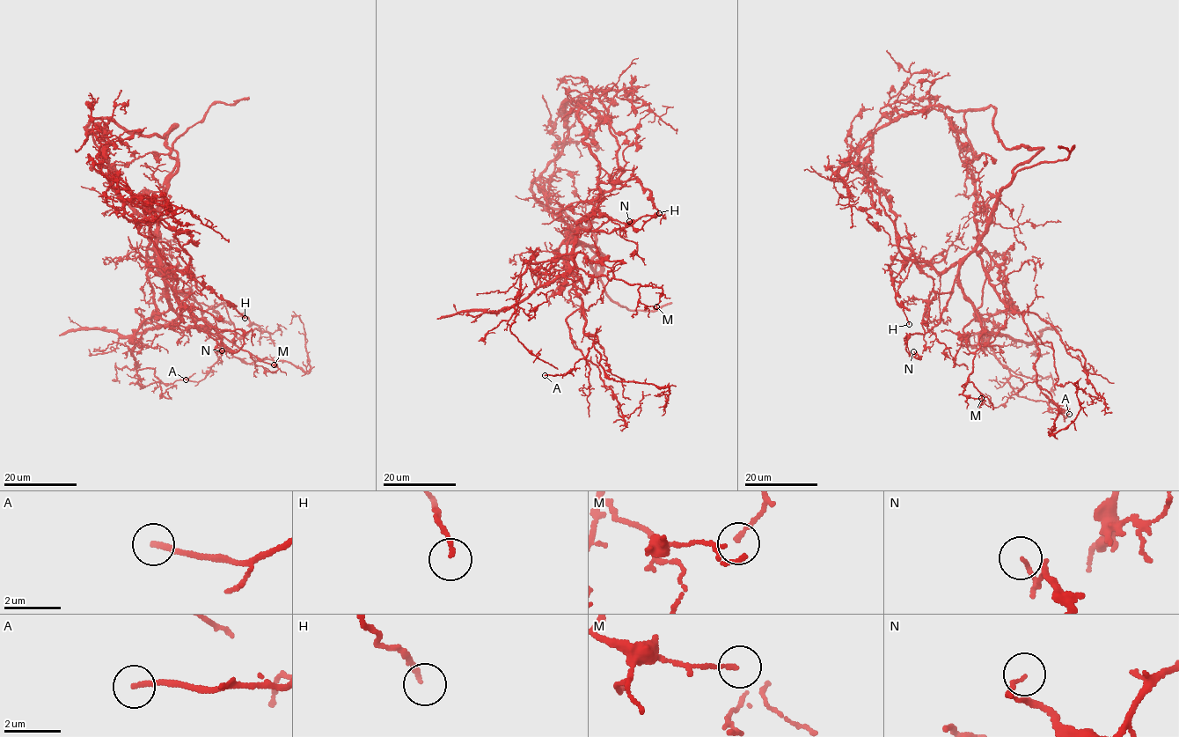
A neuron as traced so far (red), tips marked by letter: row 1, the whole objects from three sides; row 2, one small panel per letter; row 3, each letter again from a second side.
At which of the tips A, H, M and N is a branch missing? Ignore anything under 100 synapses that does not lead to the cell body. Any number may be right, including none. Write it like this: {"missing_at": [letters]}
{"missing_at": []}

